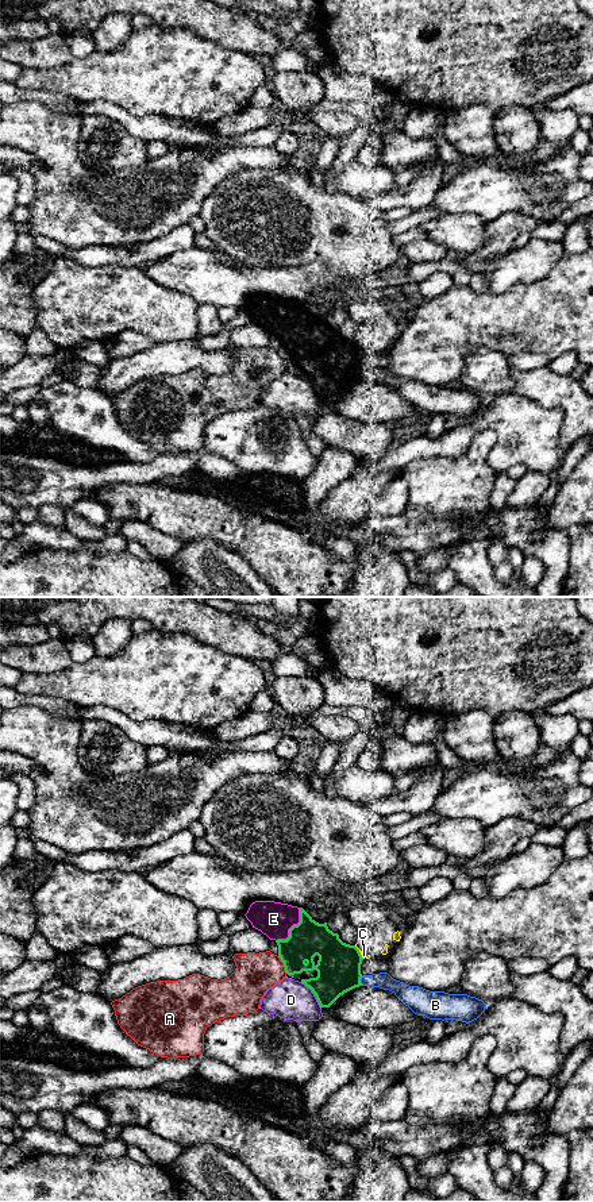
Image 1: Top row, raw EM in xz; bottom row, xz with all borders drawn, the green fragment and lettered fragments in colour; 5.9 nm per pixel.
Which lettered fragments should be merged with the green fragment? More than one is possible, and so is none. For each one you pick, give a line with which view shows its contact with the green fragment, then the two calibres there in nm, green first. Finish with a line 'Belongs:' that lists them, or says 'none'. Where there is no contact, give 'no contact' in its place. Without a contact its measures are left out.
E: meets green in xz; 220 nm thick on the green side, 200 nm on the other
Belongs: E

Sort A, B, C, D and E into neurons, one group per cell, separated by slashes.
A / B / C / D / E

